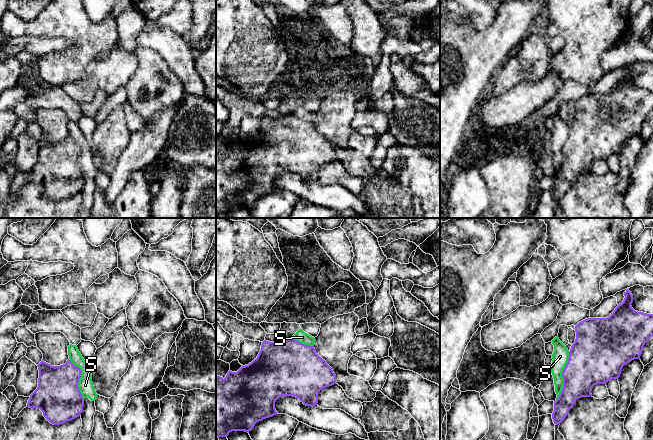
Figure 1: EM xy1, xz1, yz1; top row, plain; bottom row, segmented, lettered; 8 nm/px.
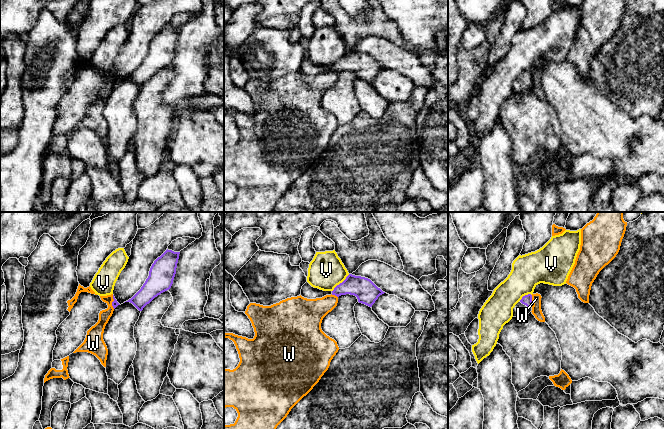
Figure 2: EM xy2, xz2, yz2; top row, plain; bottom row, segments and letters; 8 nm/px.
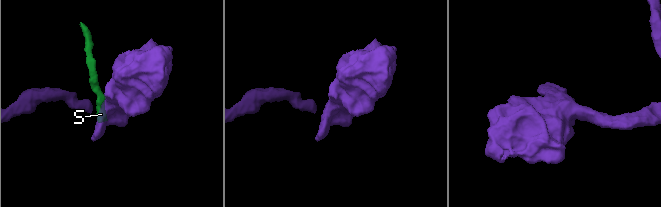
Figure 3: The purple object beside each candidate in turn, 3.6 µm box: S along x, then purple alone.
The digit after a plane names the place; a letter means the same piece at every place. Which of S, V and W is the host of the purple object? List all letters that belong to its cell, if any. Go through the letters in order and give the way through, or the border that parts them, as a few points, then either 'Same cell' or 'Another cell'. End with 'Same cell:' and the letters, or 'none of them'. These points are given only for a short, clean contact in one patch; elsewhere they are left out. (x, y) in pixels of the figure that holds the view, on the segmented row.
S: Boundary: yz1 (569, 351), (569, 357), (562, 372), (562, 390), (556, 400). Another cell
V: Boundary: xz2 (349, 274), (332, 291). Another cell
W: Boundary: yz2 (531, 295), (532, 306). Another cell
Same cell: none of them

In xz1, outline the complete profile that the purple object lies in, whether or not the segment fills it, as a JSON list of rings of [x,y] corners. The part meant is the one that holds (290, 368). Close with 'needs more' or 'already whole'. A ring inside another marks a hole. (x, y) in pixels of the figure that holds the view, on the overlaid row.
[[[294,338],[276,343],[264,340],[256,359],[237,371],[229,370],[223,379],[216,376],[216,437],[227,437],[232,431],[249,432],[255,424],[278,412],[275,402],[282,396],[298,398],[306,406],[318,403],[321,389],[336,384],[332,368],[315,351]]]; already whole

